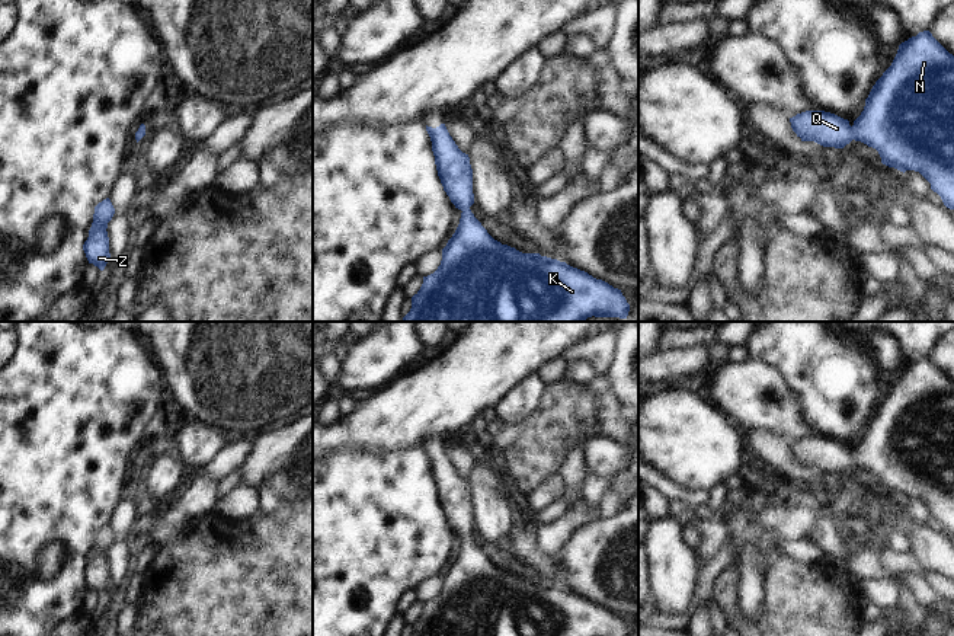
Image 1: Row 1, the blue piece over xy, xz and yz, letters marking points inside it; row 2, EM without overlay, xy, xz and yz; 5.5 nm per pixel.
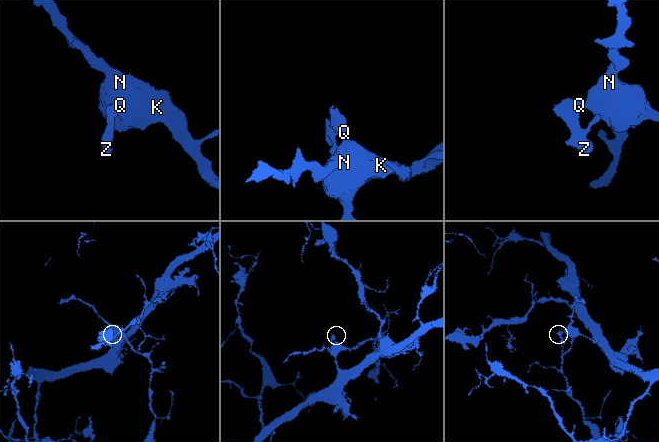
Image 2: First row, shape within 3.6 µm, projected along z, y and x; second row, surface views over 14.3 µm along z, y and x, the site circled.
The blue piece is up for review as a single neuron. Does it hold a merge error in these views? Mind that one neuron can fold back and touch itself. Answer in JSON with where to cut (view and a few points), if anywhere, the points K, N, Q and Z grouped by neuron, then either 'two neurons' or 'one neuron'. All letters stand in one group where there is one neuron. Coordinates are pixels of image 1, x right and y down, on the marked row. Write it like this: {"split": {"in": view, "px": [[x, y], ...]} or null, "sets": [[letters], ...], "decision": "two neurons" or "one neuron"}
{"split": null, "sets": [["K", "N", "Q", "Z"]], "decision": "one neuron"}

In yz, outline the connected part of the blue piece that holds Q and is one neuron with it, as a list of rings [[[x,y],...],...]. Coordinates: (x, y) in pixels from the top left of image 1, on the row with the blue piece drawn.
[[[929,31],[899,45],[891,65],[873,86],[861,115],[849,125],[835,114],[806,111],[790,118],[801,141],[843,148],[852,140],[878,151],[881,163],[900,172],[919,172],[944,205],[954,210],[954,55]]]

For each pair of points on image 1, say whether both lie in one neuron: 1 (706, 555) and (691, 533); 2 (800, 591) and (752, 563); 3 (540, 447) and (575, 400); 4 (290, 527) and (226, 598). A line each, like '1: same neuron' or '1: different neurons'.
1: different neurons
2: different neurons
3: same neuron
4: same neuron

